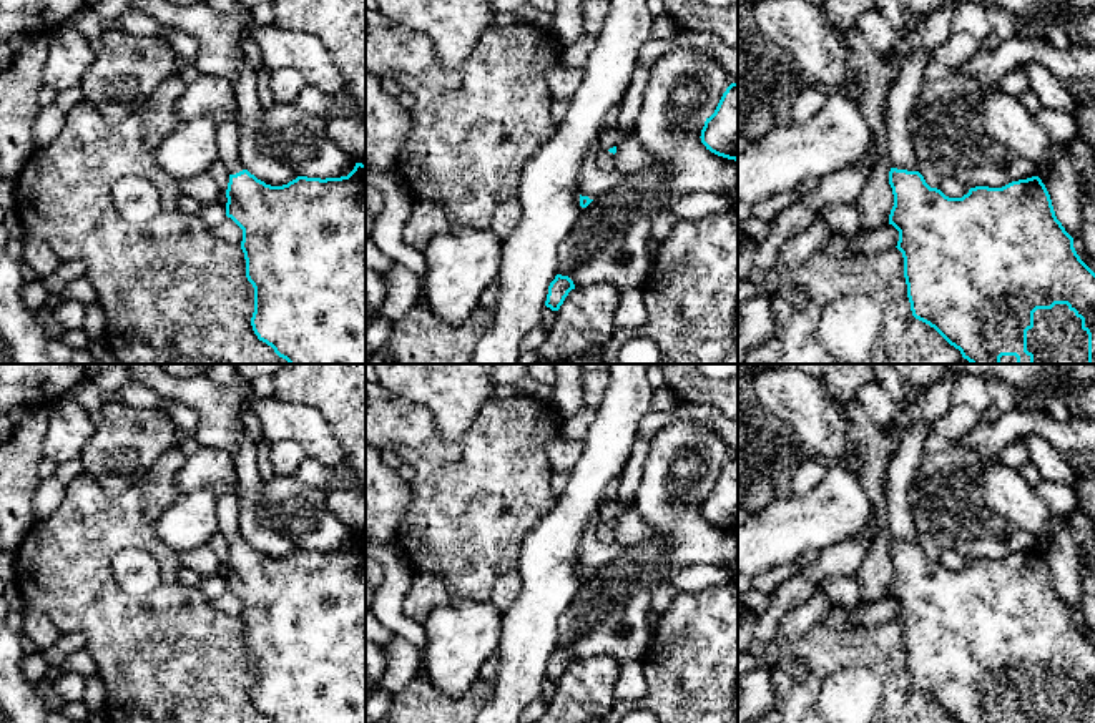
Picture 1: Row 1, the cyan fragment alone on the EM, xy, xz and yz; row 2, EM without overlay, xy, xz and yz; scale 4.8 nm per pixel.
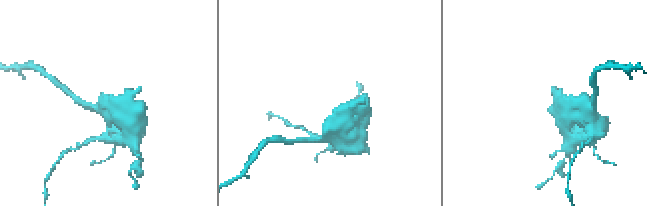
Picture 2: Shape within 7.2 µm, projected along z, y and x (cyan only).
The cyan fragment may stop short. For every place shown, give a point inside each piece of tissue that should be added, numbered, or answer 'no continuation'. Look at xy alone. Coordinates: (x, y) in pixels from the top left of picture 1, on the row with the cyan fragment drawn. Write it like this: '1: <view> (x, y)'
1: xy (226, 133)

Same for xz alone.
1: xz (605, 160)

